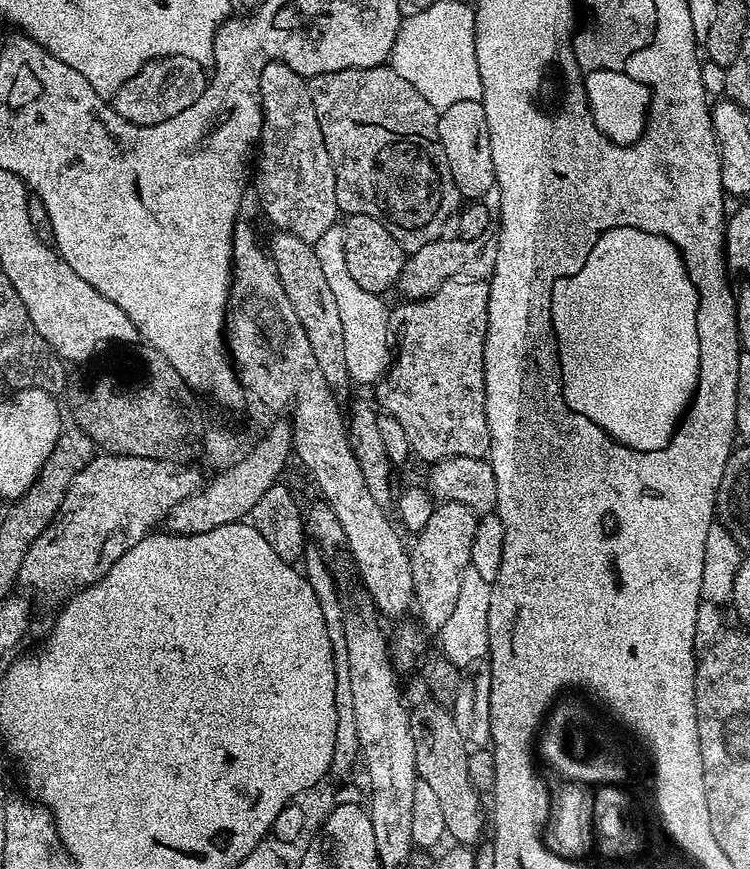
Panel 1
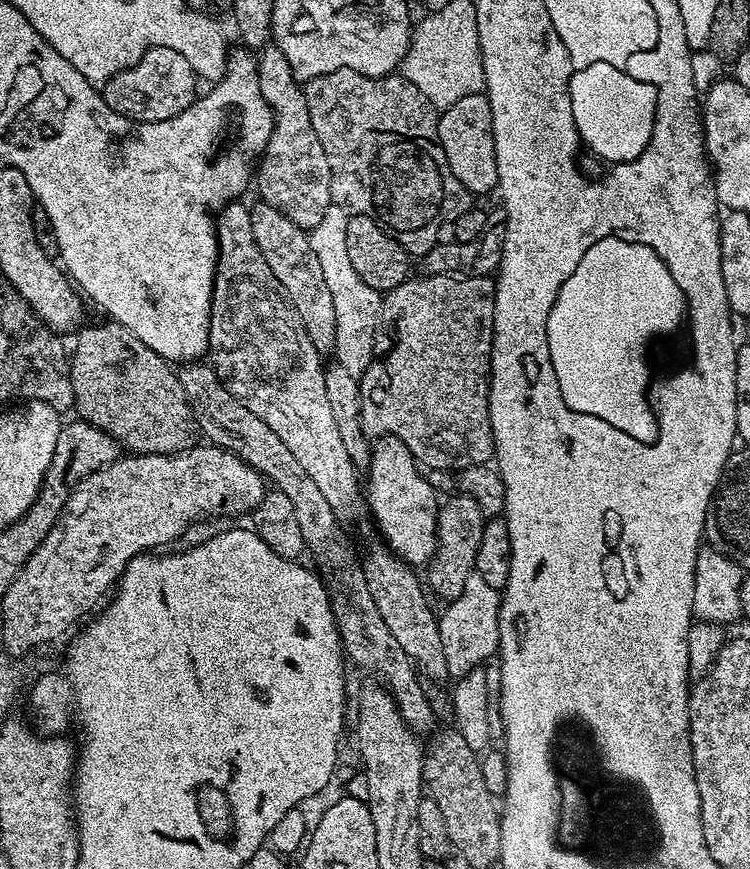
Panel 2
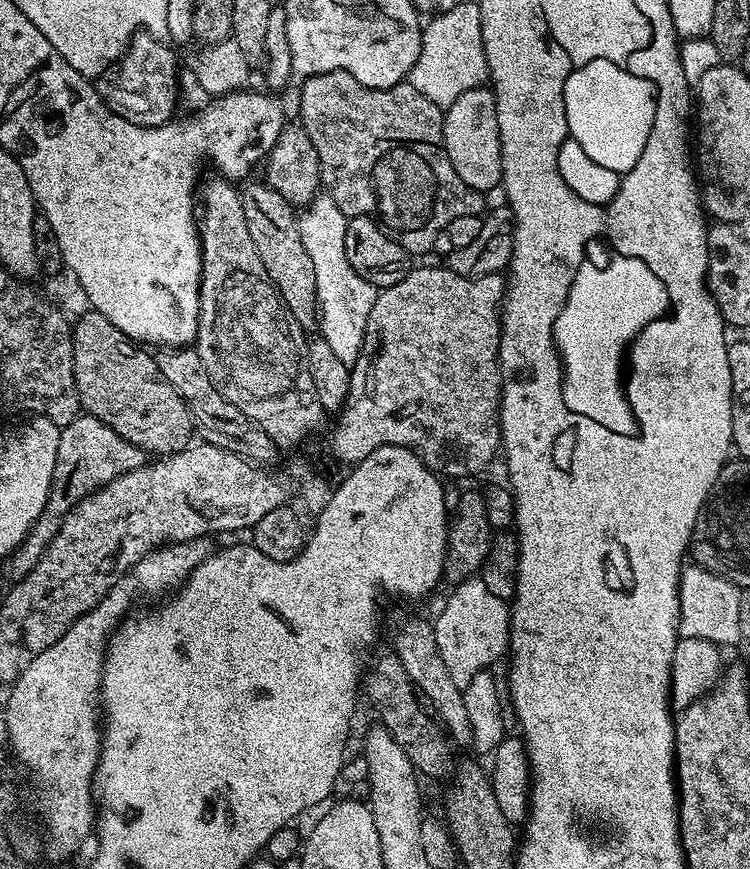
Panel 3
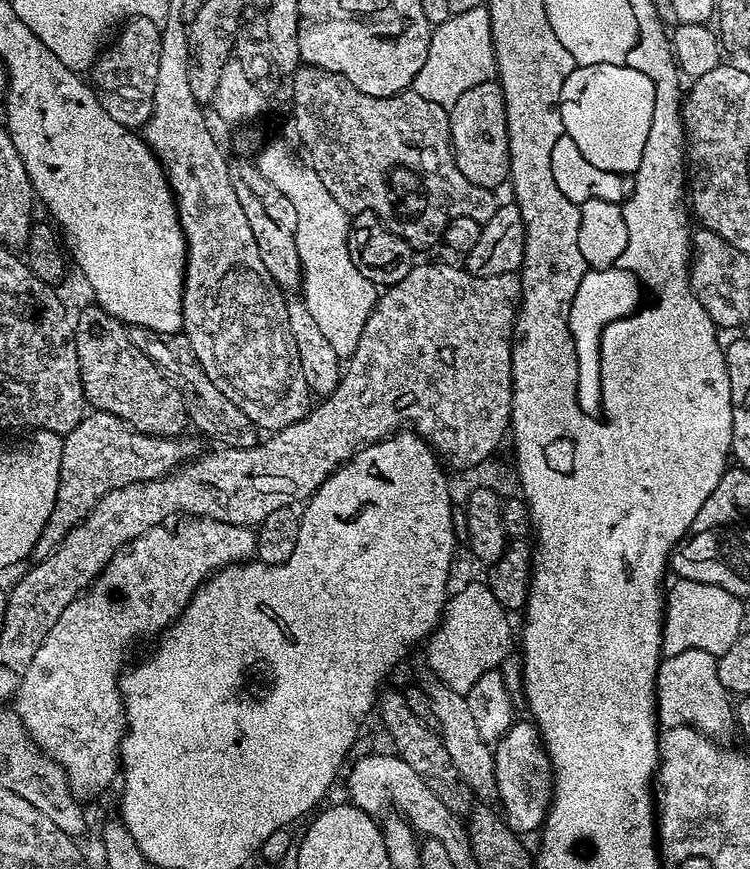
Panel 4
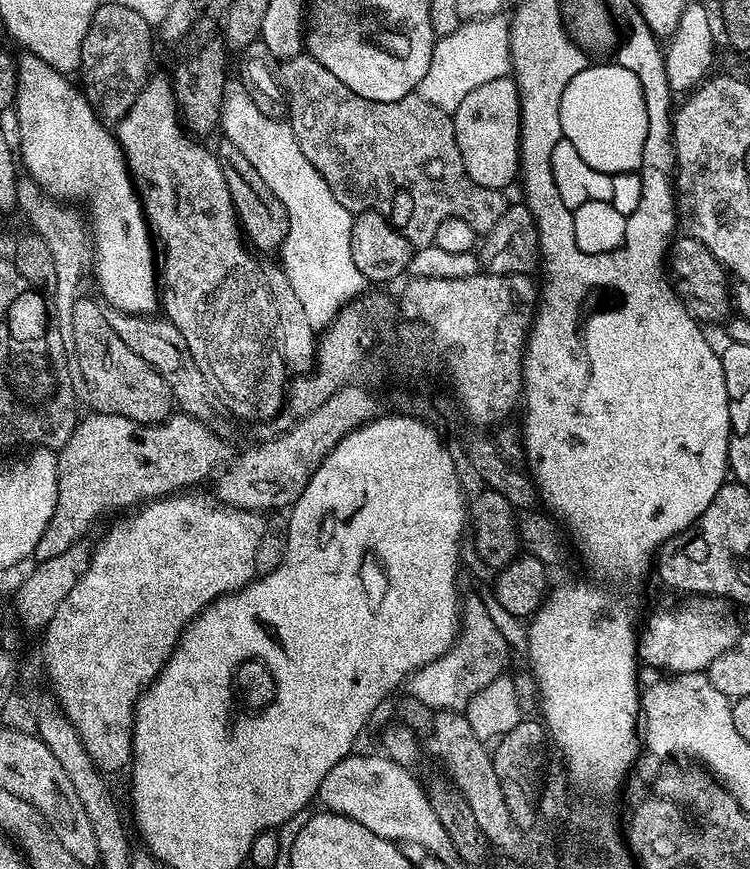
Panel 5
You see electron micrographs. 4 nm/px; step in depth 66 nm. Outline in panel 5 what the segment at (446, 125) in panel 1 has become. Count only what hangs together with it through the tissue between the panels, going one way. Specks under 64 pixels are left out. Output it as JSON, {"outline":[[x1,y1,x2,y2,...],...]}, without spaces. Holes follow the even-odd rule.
{"outline":[[508,76,498,78,494,82,485,82,477,86,471,94,466,94,462,106,451,113,456,145,462,154,462,166,466,166,466,174,478,182,478,186,507,189,507,184,517,179,520,171,520,95,515,80]]}

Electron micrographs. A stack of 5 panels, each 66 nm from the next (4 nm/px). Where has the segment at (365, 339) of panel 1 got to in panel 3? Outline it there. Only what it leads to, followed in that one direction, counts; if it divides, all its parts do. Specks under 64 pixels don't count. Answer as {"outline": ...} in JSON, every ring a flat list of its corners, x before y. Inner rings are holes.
{"outline":[[327,194,317,195,311,204,303,209,299,217,302,246,314,262,314,286,318,305,318,332,330,342,330,350,343,364,353,365,360,357,360,347,364,344,366,318,370,318,370,306,374,306,378,289,366,278,362,278,346,258,346,226,349,217]]}

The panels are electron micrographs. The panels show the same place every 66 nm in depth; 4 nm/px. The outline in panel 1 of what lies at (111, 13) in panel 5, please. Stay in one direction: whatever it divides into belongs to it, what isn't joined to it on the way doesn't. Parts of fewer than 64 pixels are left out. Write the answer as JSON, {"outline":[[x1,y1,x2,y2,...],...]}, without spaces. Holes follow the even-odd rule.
{"outline":[[163,56,161,60,152,60,142,66,134,78,127,80,117,90,110,103,118,115,126,118,126,122,138,126,154,126,158,122,166,122,166,118,174,118,174,114,182,114,186,106,194,106,194,102,202,98,208,82,205,65,199,64,194,58]]}

